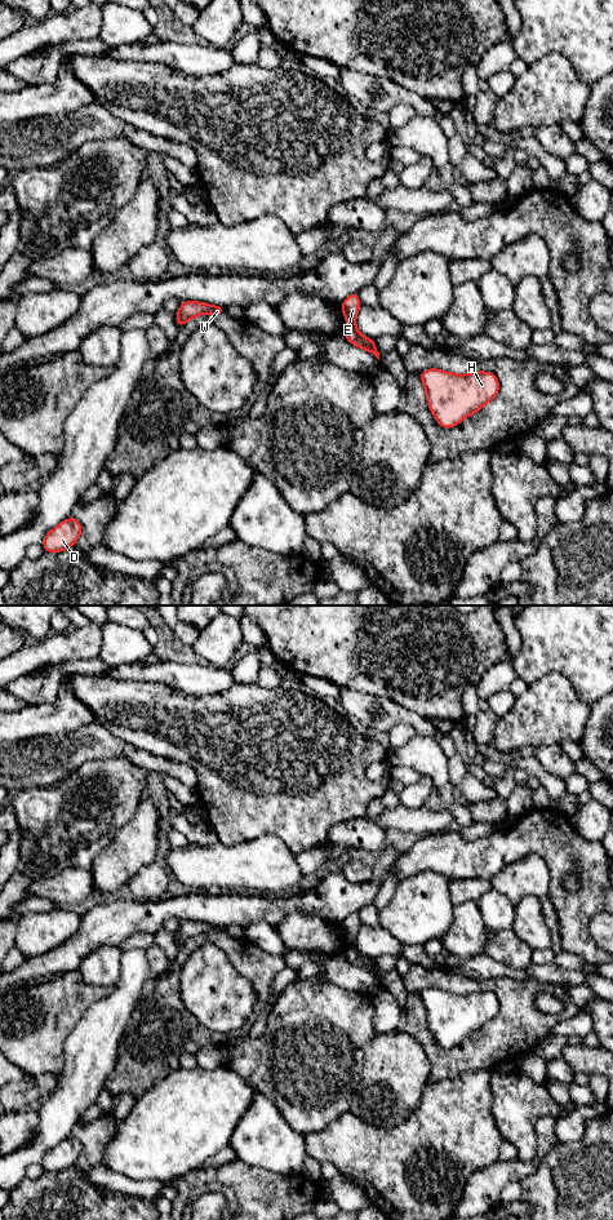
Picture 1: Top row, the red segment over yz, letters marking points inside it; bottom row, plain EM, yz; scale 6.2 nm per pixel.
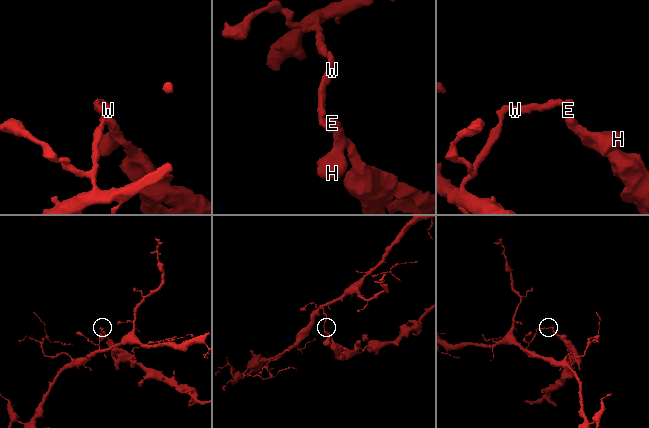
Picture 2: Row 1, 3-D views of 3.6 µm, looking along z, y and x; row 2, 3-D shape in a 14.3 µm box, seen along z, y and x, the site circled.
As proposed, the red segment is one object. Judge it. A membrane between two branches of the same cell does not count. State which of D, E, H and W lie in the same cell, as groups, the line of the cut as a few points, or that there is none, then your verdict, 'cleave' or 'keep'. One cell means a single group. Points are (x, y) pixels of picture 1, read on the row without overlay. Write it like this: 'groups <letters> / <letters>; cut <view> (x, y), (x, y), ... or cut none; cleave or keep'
groups D E W / H; cut yz (349, 945), (355, 946); cleave

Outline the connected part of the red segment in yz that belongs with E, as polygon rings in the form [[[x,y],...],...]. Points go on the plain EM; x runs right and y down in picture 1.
[[[351,913],[342,923],[343,937],[348,946],[356,946],[356,936],[361,926],[359,913]]]

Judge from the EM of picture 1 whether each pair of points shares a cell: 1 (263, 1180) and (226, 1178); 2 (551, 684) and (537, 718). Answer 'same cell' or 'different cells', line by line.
1: same cell
2: same cell

